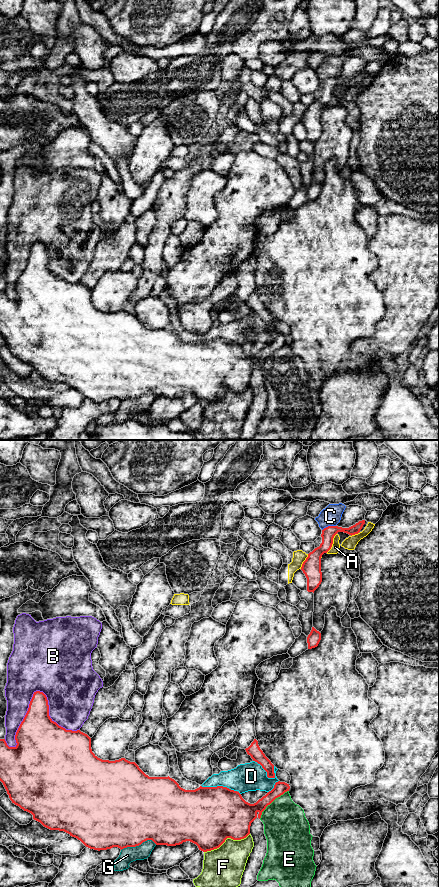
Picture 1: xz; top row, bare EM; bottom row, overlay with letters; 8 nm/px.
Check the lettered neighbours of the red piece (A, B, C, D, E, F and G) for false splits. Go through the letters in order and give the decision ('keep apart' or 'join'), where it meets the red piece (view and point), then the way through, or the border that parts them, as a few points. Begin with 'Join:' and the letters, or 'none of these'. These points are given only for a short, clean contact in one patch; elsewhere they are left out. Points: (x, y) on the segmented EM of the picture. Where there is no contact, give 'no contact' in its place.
Join: none of these
A: keep apart; contact xz (332, 543)
B: keep apart; contact xz (33, 695)
C: keep apart; contact xz (328, 526); border xz (335, 525), (329, 525), (322, 530)
D: keep apart; contact xz (265, 770)
E: keep apart; contact xz (271, 802)
F: keep apart; contact xz (226, 838)
G: keep apart; contact xz (138, 845)

